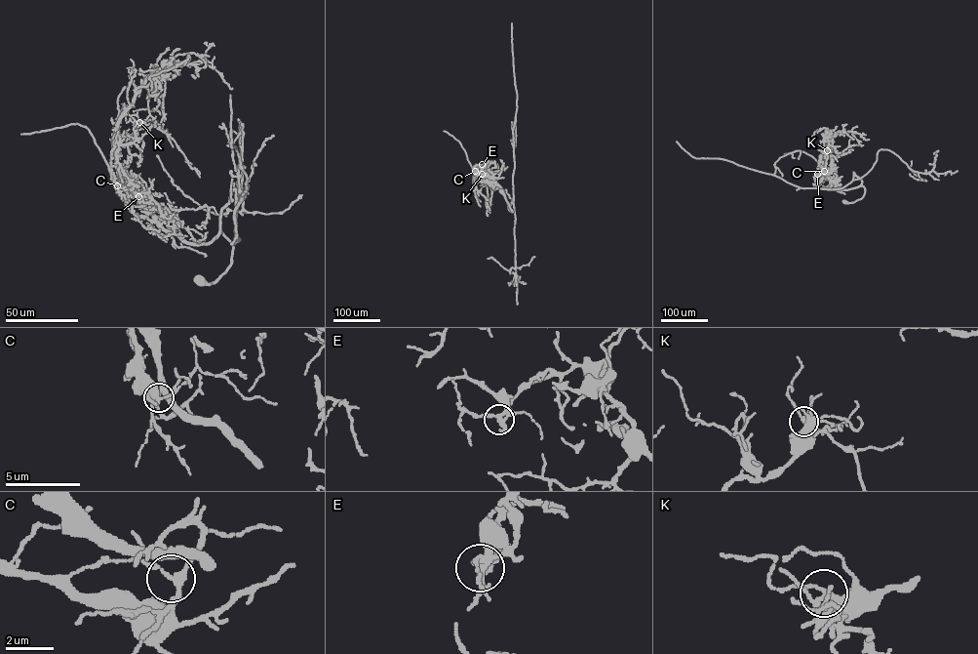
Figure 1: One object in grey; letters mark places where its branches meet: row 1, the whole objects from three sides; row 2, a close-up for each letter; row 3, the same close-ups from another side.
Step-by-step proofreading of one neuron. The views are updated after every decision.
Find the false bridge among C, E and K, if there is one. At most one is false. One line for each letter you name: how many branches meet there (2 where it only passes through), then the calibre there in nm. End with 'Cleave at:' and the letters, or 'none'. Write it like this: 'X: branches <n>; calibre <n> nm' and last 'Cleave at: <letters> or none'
C: branches 3; calibre 190 nm
Cleave at: C

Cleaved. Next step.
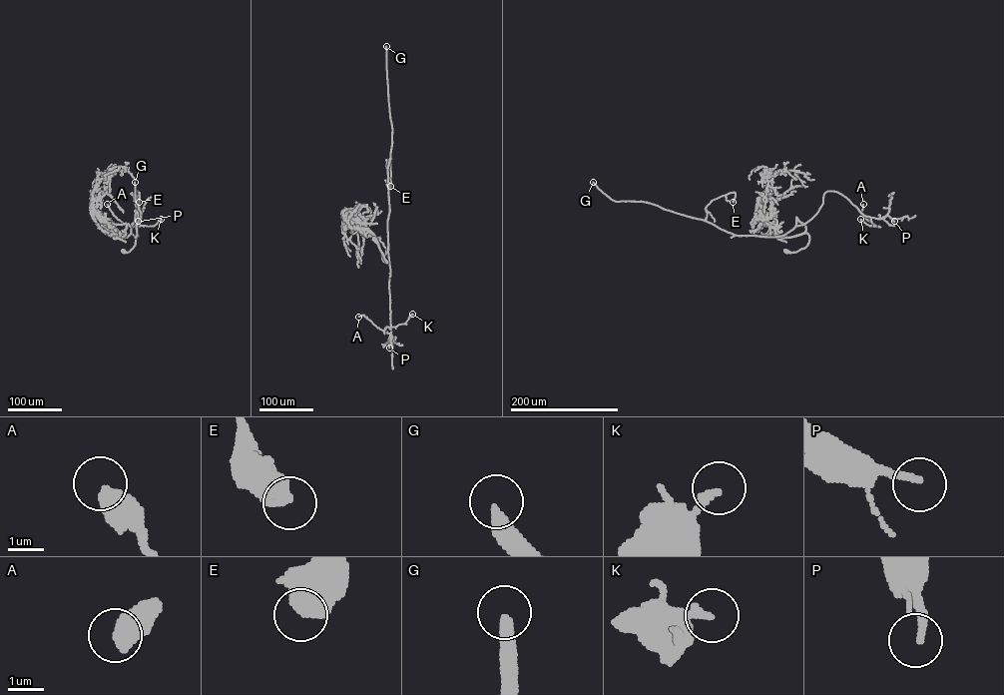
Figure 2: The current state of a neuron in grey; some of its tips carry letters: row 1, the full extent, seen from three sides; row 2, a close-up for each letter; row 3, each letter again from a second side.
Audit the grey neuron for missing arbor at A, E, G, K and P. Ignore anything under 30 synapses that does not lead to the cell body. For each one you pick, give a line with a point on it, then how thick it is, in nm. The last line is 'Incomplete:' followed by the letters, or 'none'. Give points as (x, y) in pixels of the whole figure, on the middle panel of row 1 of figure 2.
G: (386, 46) | 360 nm
P: (389, 347) | 200 nm
Incomplete: G, P

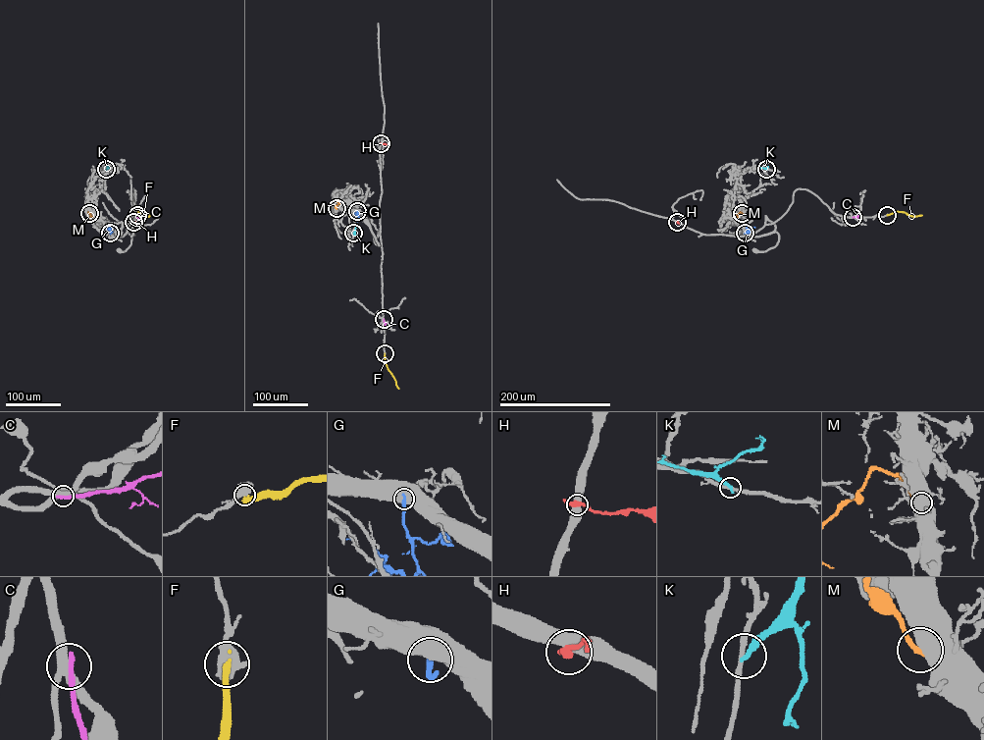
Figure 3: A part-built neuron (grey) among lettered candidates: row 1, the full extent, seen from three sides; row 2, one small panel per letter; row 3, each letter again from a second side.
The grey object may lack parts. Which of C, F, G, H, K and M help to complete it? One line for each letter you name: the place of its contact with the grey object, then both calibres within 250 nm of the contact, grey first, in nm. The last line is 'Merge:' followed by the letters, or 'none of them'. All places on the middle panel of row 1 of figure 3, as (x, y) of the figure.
Merge: none of them

